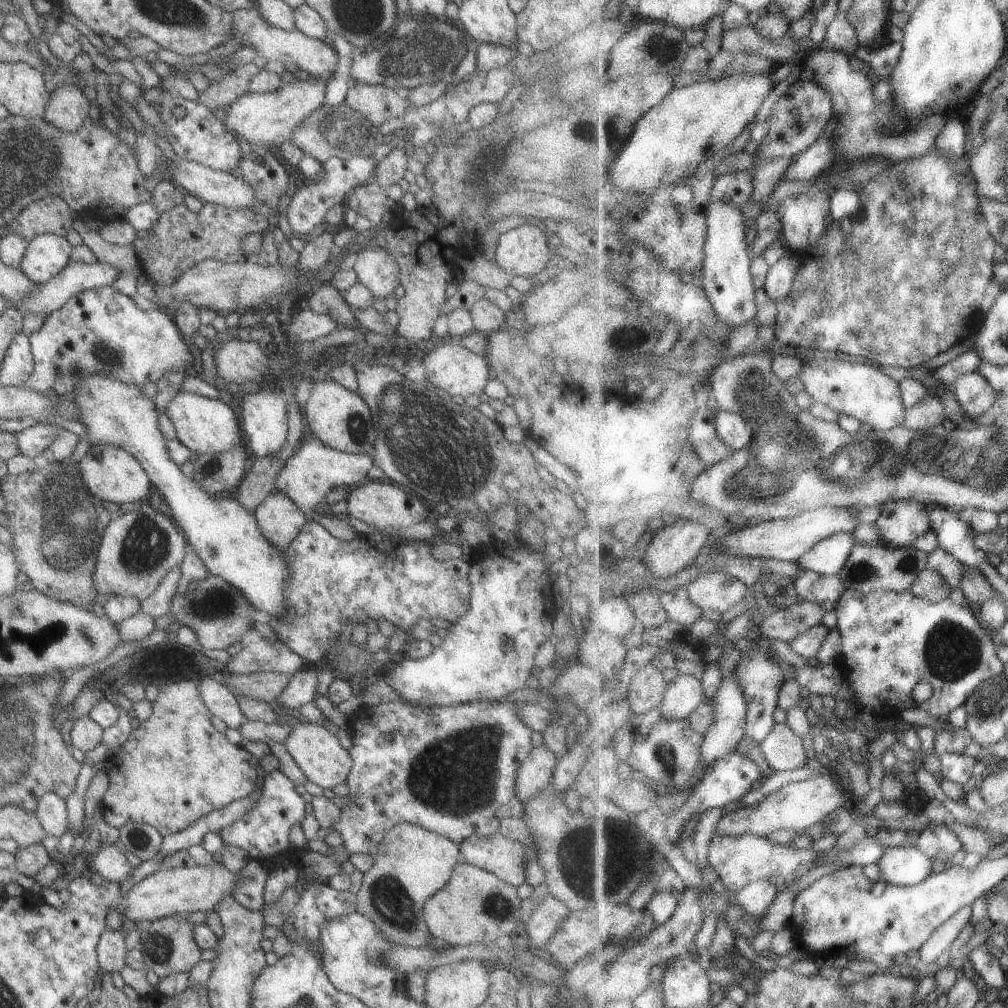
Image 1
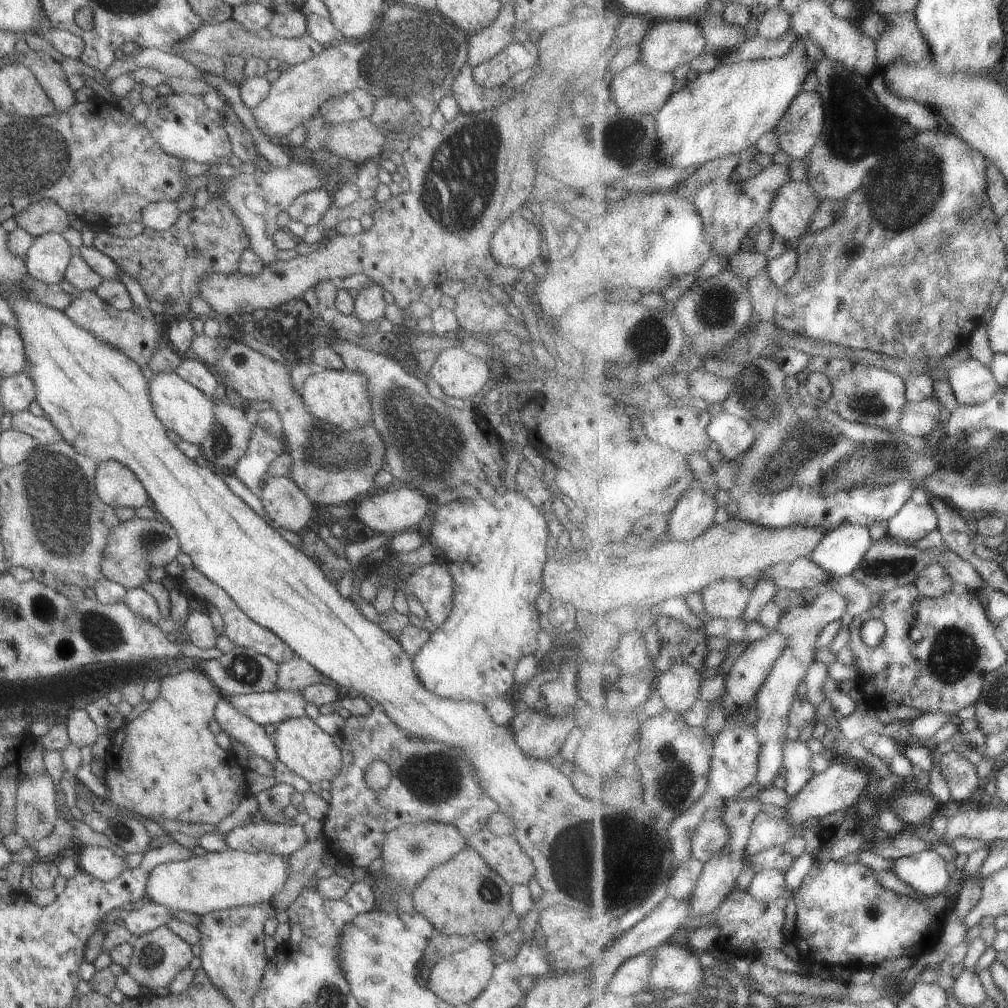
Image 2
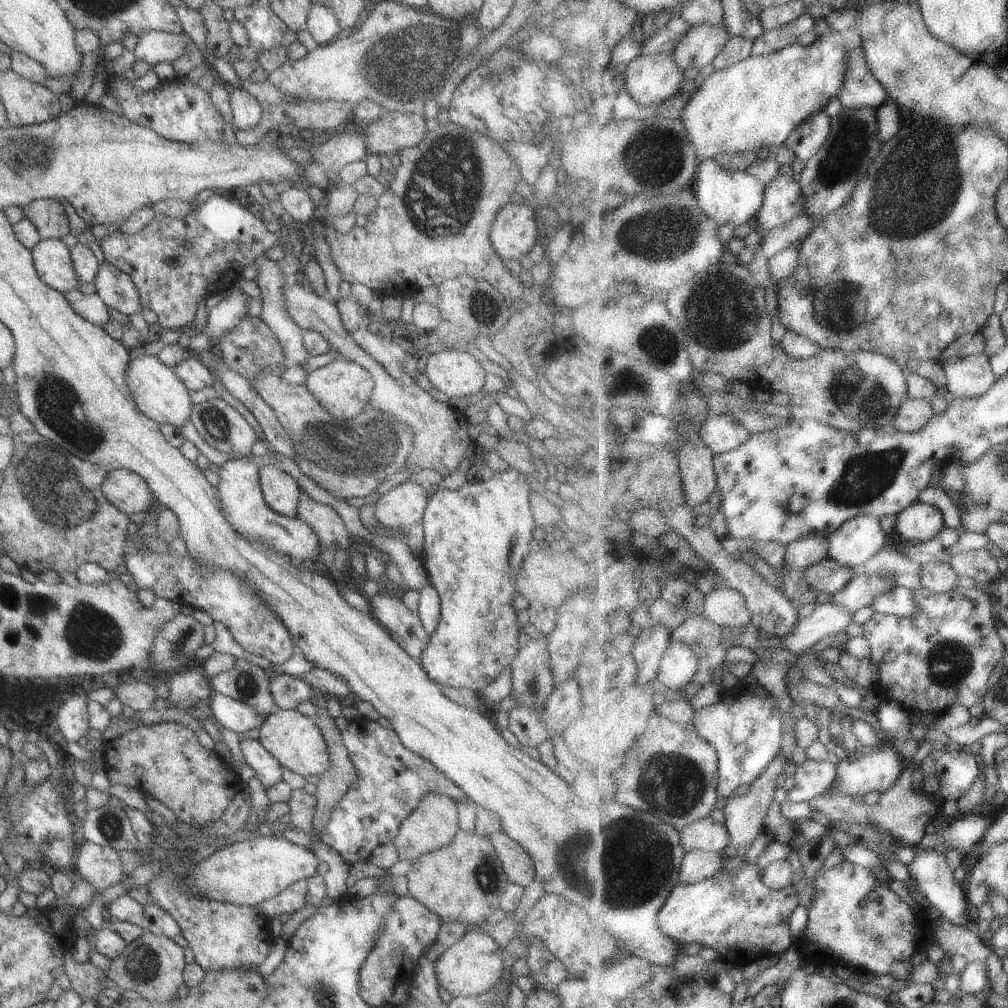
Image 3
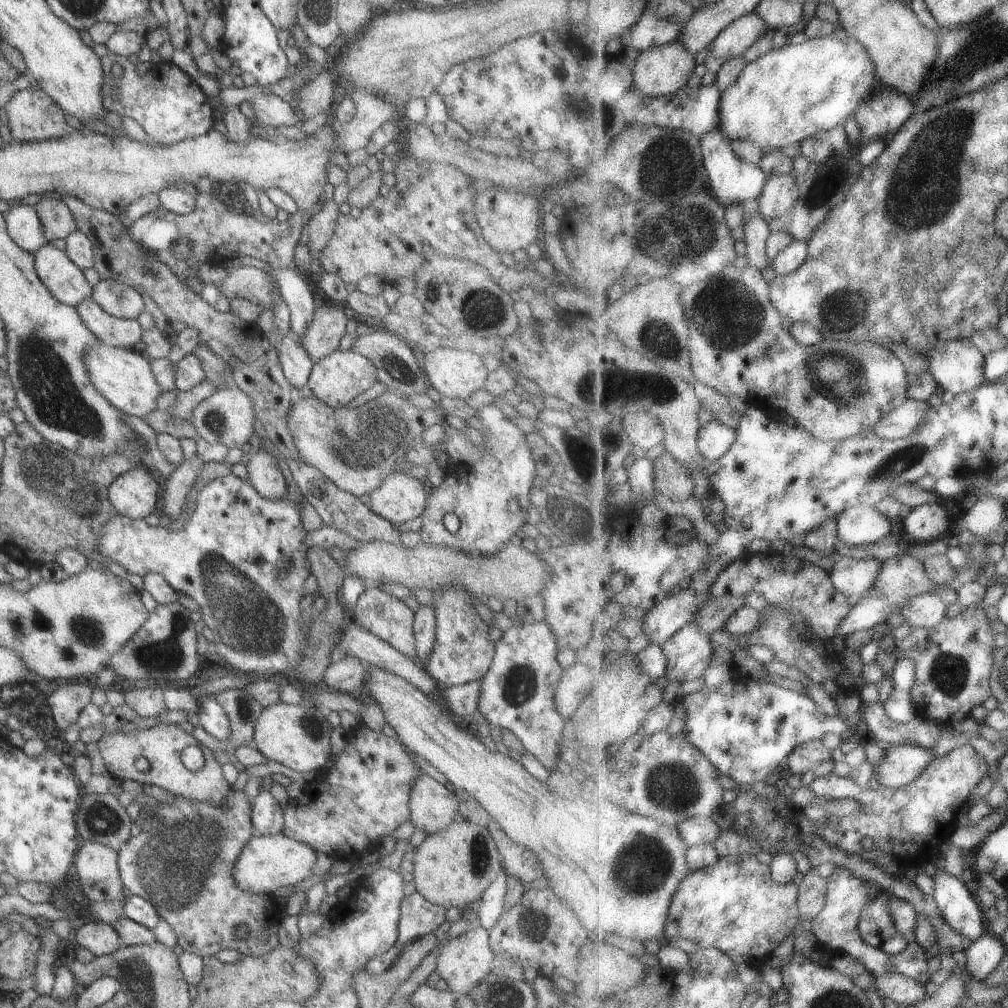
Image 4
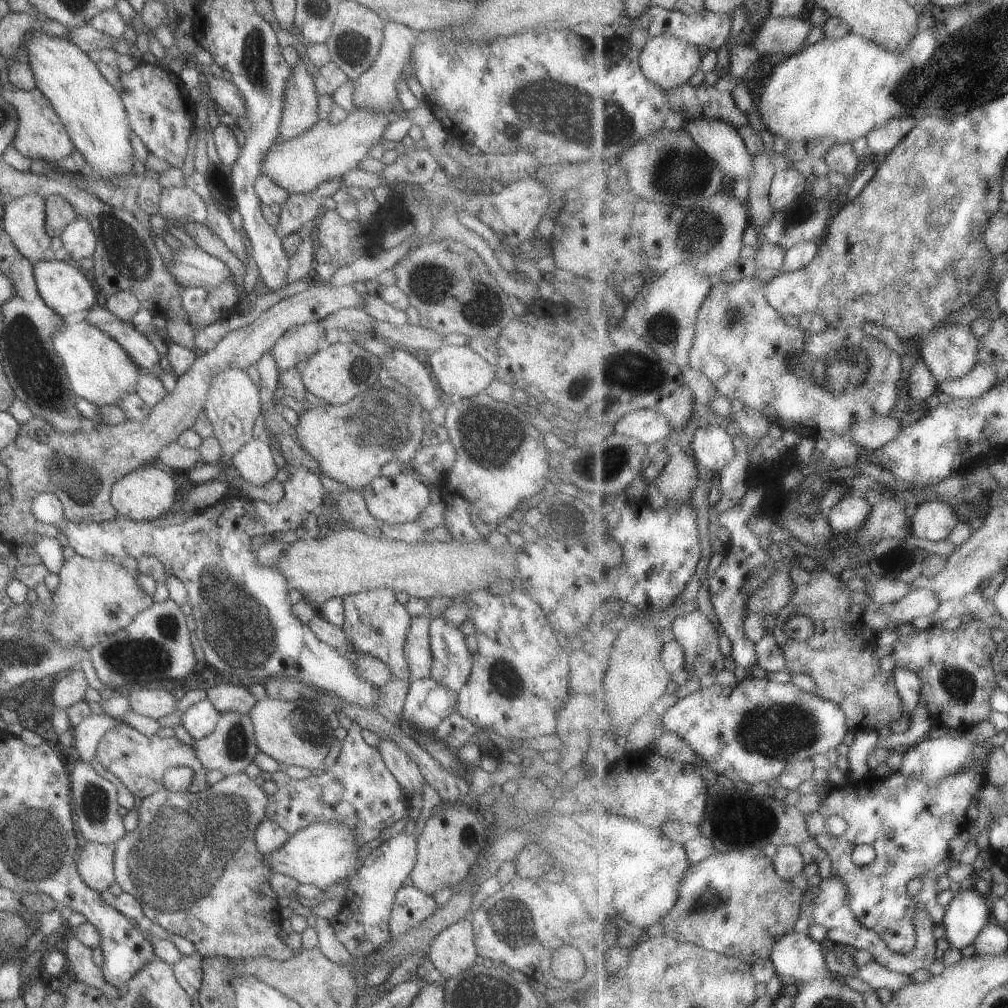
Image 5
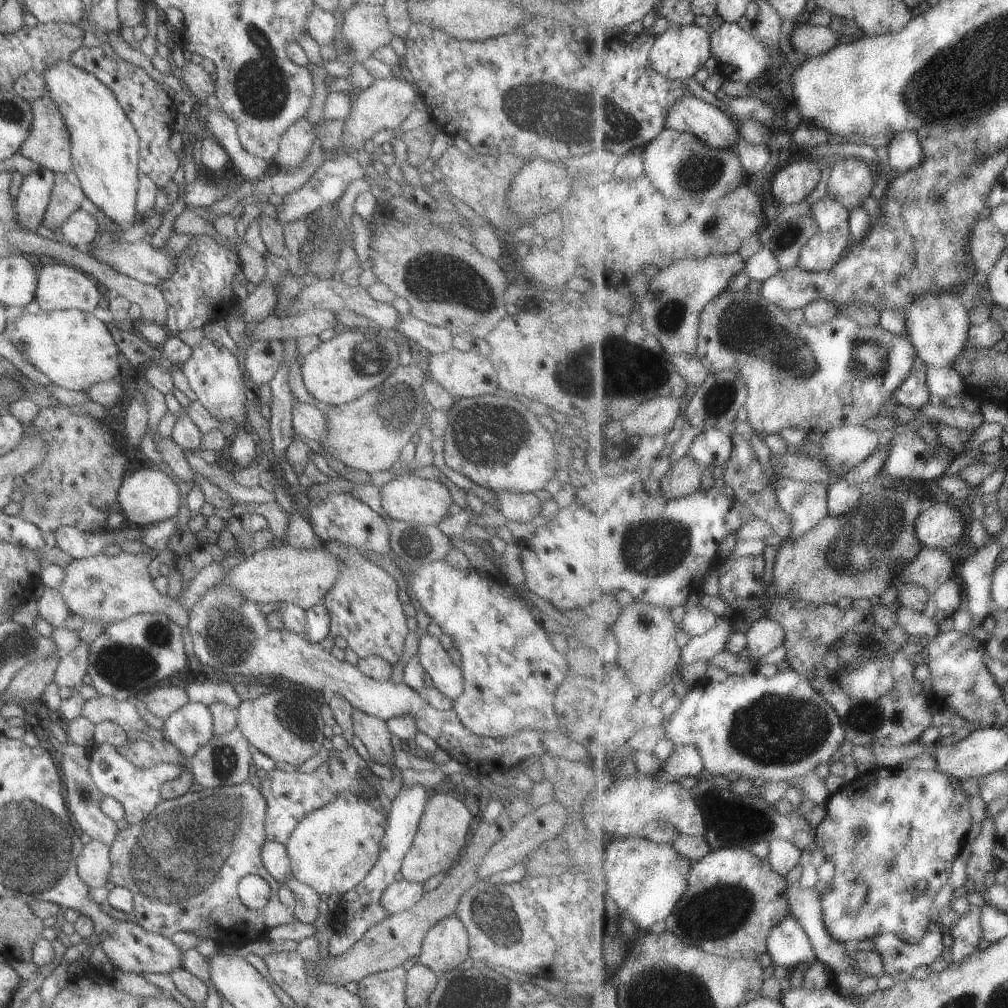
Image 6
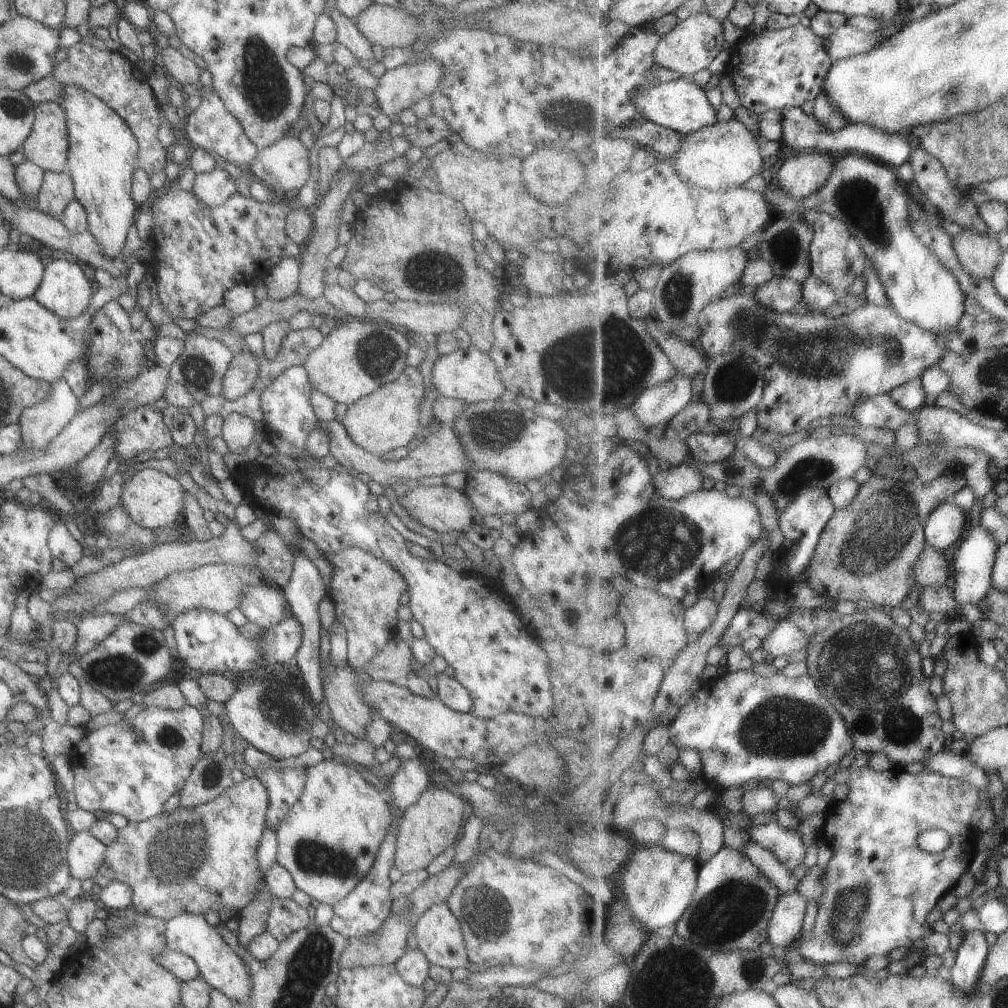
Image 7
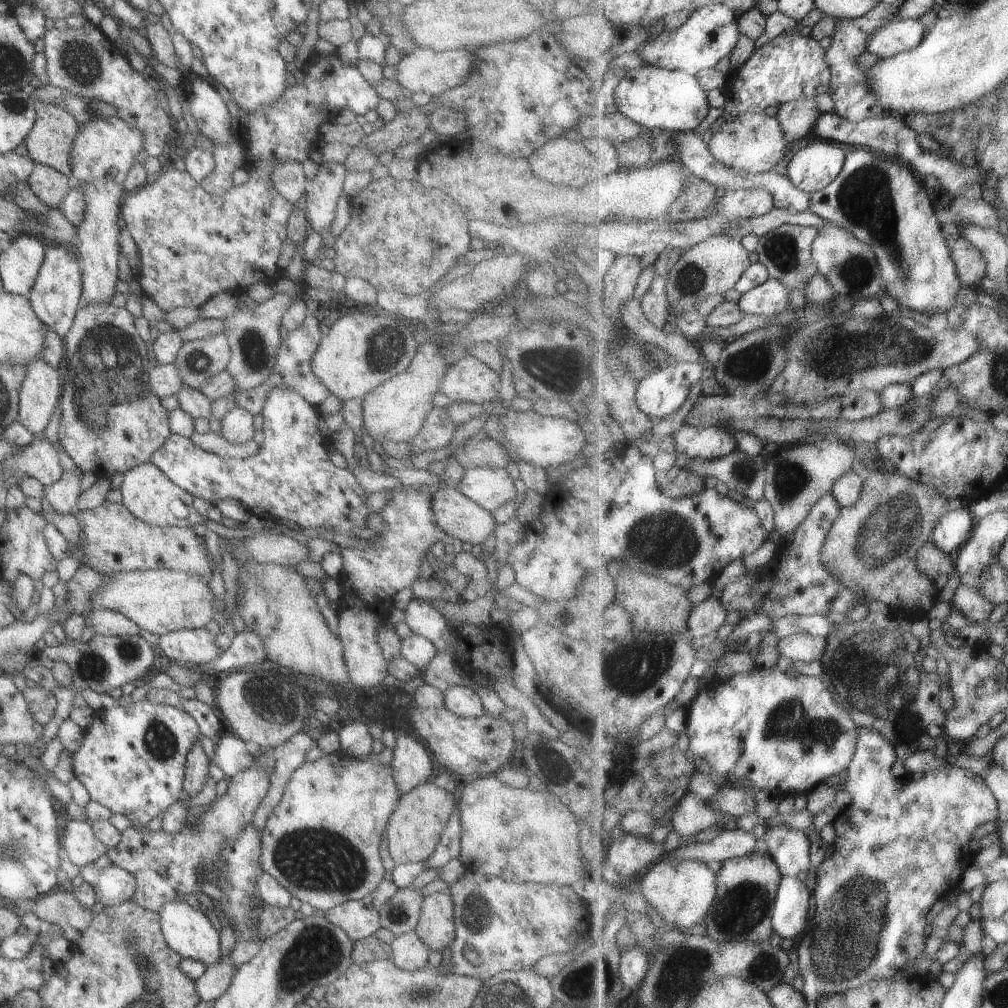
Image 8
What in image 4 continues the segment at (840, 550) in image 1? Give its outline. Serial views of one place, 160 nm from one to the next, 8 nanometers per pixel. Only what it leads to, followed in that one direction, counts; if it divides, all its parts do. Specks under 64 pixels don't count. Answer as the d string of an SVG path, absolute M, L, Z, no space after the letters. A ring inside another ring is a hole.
M853 507L837 518L838 540L849 547L874 545L891 534L891 522L877 507Z

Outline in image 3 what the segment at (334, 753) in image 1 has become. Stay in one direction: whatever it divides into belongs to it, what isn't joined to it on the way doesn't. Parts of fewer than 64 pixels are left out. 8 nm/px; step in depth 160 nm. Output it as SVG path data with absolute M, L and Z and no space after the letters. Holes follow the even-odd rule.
M277 709L265 716L257 729L257 740L283 768L303 777L320 775L329 766L326 744L314 717L301 715L295 709Z

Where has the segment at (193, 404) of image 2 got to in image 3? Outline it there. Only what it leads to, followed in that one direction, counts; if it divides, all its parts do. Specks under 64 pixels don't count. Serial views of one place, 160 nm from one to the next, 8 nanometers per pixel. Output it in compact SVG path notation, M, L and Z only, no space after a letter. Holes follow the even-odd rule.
M155 356L137 357L135 360L128 359L125 371L126 385L130 390L131 398L136 404L137 410L158 425L171 425L178 429L190 421L192 400L189 390L175 376L172 368L159 362Z

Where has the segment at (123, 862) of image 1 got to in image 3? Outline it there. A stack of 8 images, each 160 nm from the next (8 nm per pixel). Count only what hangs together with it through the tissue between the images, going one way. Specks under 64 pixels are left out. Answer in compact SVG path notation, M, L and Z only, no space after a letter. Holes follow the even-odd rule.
M89 841L75 848L71 863L81 879L97 887L99 891L119 883L123 870L118 851Z

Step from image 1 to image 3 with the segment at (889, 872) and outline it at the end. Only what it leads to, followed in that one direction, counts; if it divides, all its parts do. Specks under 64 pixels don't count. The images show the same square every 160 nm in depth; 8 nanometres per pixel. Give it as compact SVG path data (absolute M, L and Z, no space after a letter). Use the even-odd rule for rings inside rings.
M916 850L916 857L913 862L908 865L916 882L916 890L925 896L929 904L934 907L935 913L939 914L943 920L951 921L956 925L971 924L967 920L968 900L963 888L959 886L959 882L955 880L953 868L947 864L944 851L923 851Z

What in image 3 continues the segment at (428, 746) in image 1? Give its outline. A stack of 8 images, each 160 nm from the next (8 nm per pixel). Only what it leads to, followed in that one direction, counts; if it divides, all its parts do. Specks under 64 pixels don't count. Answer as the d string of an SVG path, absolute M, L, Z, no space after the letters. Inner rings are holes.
M353 713L348 717L347 726L340 732L347 756L352 764L356 779L348 786L342 797L334 804L330 817L321 829L319 838L323 844L333 848L348 866L368 860L371 850L383 842L389 842L397 832L401 821L418 805L427 793L437 793L456 803L469 800L461 789L427 759L407 750L391 727L384 728L377 721L371 721Z

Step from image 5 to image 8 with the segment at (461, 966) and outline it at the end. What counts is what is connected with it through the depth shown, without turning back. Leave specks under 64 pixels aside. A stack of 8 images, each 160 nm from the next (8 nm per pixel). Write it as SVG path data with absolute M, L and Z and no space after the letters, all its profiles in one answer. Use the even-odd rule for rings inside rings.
M447 890L429 893L423 899L413 931L429 952L441 953L454 939L452 910L453 903Z

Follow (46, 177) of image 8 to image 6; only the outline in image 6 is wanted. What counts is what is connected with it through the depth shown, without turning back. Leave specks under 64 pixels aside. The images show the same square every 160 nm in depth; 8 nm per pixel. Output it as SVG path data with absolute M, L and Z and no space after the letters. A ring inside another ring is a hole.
M73 172L53 173L53 187L40 225L48 230L59 229L67 216L80 208L84 198Z

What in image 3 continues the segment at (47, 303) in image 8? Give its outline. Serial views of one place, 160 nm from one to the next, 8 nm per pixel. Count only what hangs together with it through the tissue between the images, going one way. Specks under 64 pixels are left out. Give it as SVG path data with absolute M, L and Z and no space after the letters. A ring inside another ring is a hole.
M39 239L31 248L32 263L39 280L61 294L77 288L67 246L61 239Z

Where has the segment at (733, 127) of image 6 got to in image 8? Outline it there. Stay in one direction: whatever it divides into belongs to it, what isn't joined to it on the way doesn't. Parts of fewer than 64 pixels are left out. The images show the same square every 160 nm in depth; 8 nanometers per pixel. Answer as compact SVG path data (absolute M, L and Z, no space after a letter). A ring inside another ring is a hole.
M645 65L628 71L614 90L619 112L651 130L676 133L697 130L711 112L711 106L707 100L707 91L696 75Z

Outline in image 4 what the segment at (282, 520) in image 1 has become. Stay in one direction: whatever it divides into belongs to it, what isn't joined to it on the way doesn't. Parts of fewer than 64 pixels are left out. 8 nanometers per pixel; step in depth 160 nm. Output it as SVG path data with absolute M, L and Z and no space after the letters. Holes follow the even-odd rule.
M261 446L259 450L254 449L255 454L253 454L247 462L247 465L241 469L244 473L245 478L251 483L251 486L255 489L255 492L262 496L263 498L269 500L281 499L286 494L286 482L284 481L284 476L281 474L279 467L277 466L276 460L264 450Z

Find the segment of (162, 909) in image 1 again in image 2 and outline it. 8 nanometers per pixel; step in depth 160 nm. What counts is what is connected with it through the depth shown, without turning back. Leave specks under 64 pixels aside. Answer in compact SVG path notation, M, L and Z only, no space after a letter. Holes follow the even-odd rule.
M207 851L201 856L195 855L189 859L171 861L152 868L144 886L144 896L147 901L156 905L197 915L235 906L256 905L269 901L281 888L287 874L286 858L263 851Z

